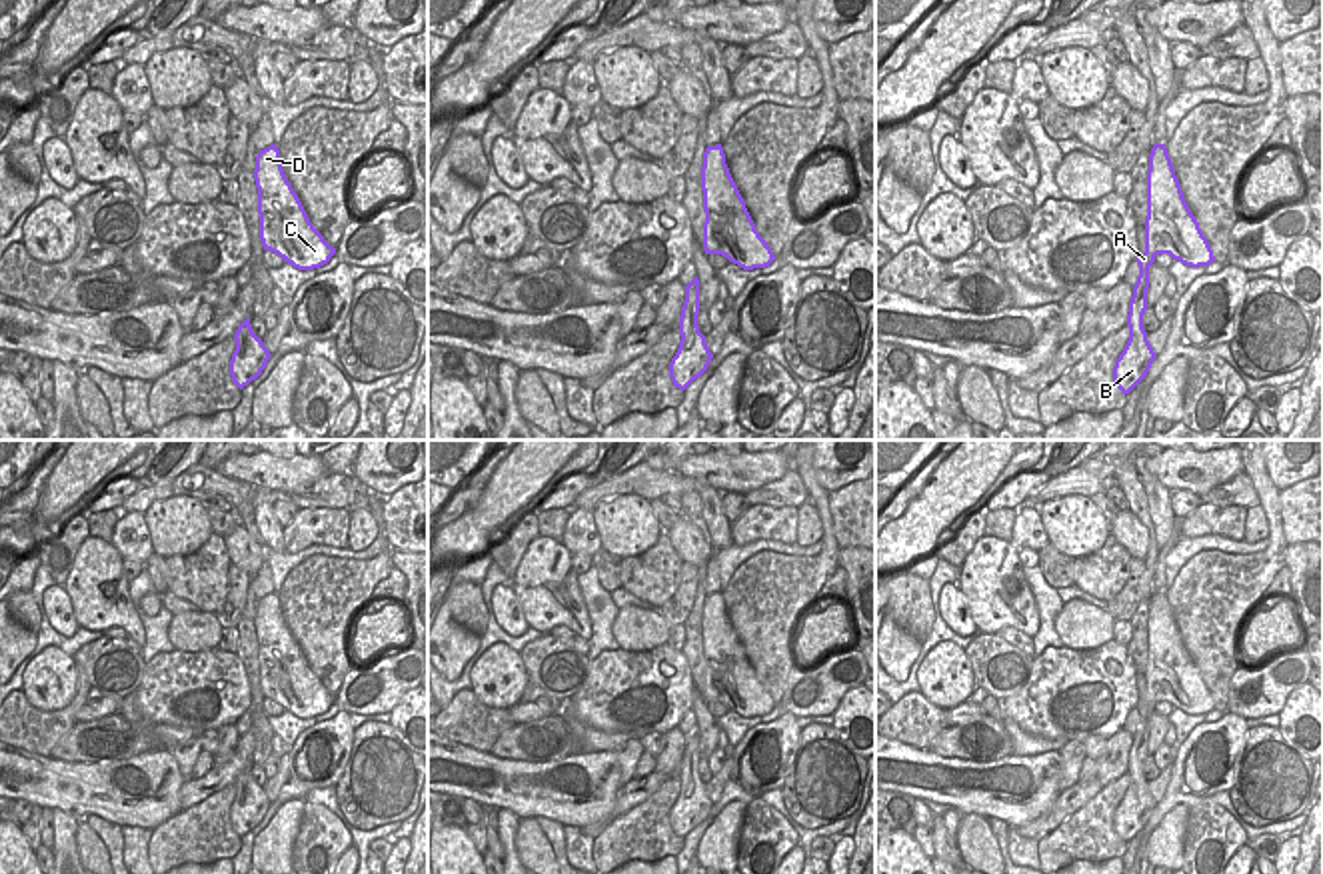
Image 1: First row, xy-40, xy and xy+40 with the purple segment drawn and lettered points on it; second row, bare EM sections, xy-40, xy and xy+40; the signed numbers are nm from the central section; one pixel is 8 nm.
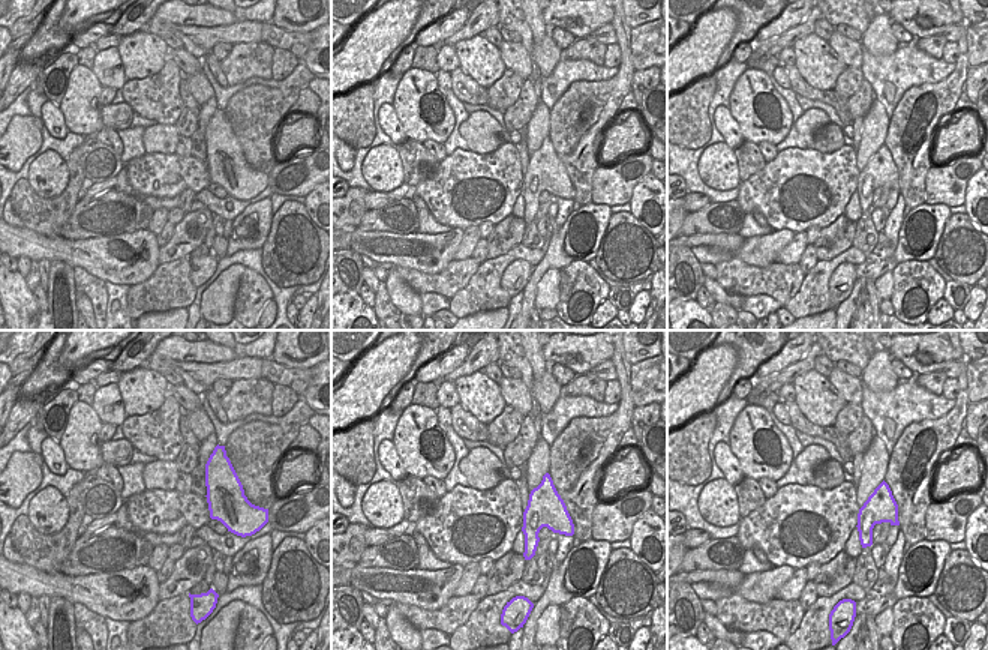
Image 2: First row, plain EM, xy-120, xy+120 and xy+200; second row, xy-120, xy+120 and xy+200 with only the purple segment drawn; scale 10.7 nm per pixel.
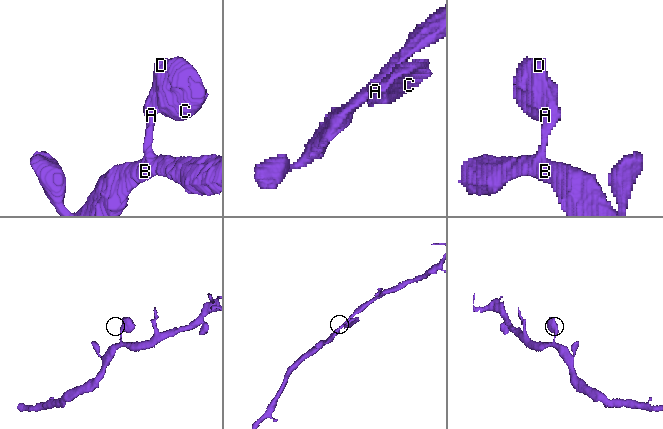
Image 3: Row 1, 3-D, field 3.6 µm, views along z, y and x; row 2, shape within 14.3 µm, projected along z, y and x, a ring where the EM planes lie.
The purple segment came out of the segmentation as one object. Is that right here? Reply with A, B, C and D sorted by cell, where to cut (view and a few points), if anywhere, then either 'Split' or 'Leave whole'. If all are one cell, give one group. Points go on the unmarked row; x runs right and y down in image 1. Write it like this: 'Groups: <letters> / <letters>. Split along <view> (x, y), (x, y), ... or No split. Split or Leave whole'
Groups: A B C D. No split. Leave whole.

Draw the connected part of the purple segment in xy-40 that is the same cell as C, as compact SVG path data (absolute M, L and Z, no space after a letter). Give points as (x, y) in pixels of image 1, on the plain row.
M276 592L258 600L254 628L264 698L278 702L298 718L314 718L328 712L336 696L310 670L284 622Z

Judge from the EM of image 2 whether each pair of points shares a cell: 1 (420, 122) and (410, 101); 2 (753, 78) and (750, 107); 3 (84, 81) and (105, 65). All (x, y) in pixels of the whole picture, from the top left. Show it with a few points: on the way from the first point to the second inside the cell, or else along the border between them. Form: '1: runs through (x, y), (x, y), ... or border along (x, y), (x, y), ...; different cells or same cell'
1: runs through (419, 117), (414, 105); same cell
2: runs through (753, 86), (751, 99); same cell
3: border along (90, 69), (102, 86); different cells

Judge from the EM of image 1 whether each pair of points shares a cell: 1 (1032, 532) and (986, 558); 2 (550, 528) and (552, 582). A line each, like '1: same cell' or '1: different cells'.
1: different cells
2: different cells

